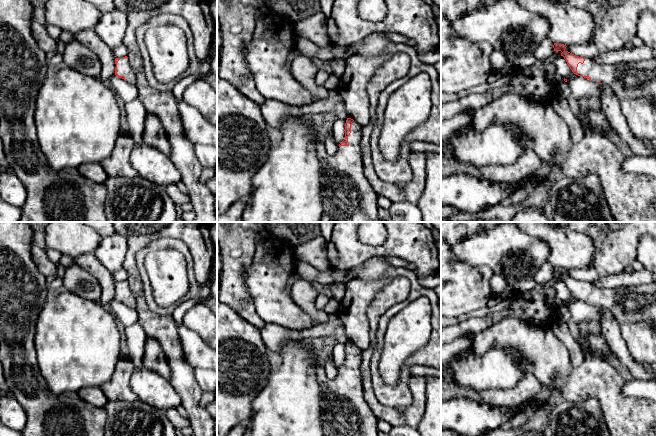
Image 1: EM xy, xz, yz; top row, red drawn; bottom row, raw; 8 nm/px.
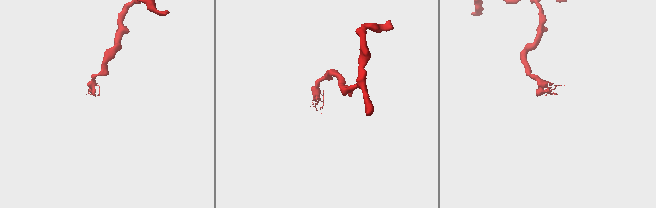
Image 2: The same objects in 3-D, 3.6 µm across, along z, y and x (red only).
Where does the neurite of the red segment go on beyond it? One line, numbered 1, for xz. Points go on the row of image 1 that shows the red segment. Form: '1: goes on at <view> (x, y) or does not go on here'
1: goes on at xz (347, 196)

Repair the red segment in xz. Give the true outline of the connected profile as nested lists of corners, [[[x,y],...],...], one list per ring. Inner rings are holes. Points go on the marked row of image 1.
[[[351,118],[345,123],[345,139],[339,144],[335,155],[329,155],[324,145],[324,139],[318,137],[315,142],[316,156],[321,164],[322,174],[322,200],[324,214],[328,215],[331,222],[376,222],[378,217],[378,195],[375,193],[364,175],[360,149],[362,126]]]

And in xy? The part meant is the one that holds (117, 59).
[[[125,56],[123,58],[115,59],[115,75],[119,78],[126,80],[129,84],[136,84],[136,75],[133,72],[128,57]]]

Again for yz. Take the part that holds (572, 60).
[[[554,43],[554,51],[561,51],[572,72],[598,84],[609,86],[618,99],[652,98],[656,104],[656,59],[616,65],[598,64],[591,59],[576,56],[566,51],[566,45]]]

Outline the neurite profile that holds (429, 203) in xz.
[[[425,152],[427,174],[424,190],[418,201],[422,222],[441,222],[441,153]]]

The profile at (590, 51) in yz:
[[[593,43],[587,45],[568,45],[565,49],[576,56],[593,60],[597,57],[601,49]]]

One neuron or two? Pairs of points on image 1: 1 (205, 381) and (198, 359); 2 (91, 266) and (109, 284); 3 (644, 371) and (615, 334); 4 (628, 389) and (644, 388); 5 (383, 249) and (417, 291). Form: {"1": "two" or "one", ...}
{"1": "two", "2": "one", "3": "one", "4": "one", "5": "two"}

